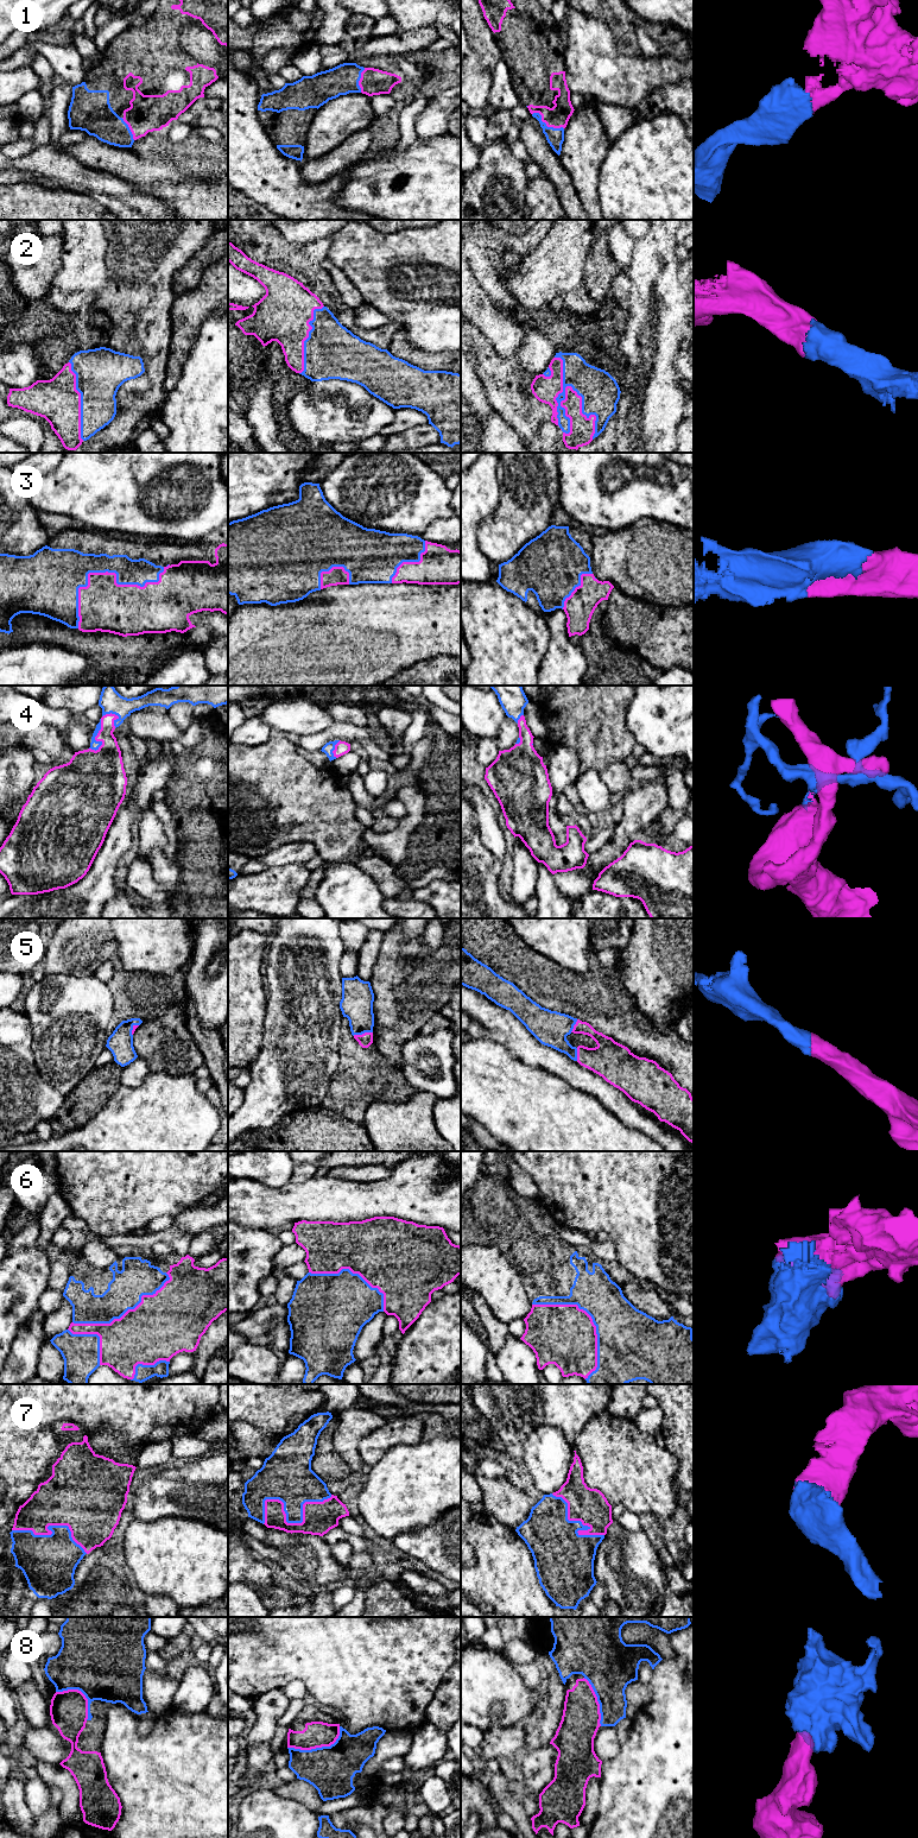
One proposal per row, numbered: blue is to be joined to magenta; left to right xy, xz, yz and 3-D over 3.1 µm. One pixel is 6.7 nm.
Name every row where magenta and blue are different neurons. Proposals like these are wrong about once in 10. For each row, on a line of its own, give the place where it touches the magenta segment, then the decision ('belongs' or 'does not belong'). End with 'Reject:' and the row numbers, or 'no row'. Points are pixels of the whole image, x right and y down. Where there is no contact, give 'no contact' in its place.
1: yz (546, 125) | belongs
2: yz (581, 397) | belongs
3: xy (103, 573) | belongs
4: xy (95, 737) | belongs
5: xz (362, 1034) | belongs
6: yz (592, 1319) | belongs
7: xz (286, 1522) | belongs
8: xz (318, 1747) | belongs
Reject: no row

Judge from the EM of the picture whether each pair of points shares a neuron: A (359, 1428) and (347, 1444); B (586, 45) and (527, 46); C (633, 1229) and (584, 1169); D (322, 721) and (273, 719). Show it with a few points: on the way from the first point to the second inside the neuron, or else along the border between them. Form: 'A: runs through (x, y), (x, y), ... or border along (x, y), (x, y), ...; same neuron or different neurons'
A: runs through (355, 1432), (347, 1440); same neuron
B: border along (565, 48), (564, 70); different neurons
C: runs through (630, 1214), (599, 1183); same neuron
D: runs through (310, 719), (285, 719); same neuron

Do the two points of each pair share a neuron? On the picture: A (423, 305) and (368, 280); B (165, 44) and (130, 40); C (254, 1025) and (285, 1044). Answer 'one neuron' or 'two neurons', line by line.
A: one neuron
B: one neuron
C: two neurons

